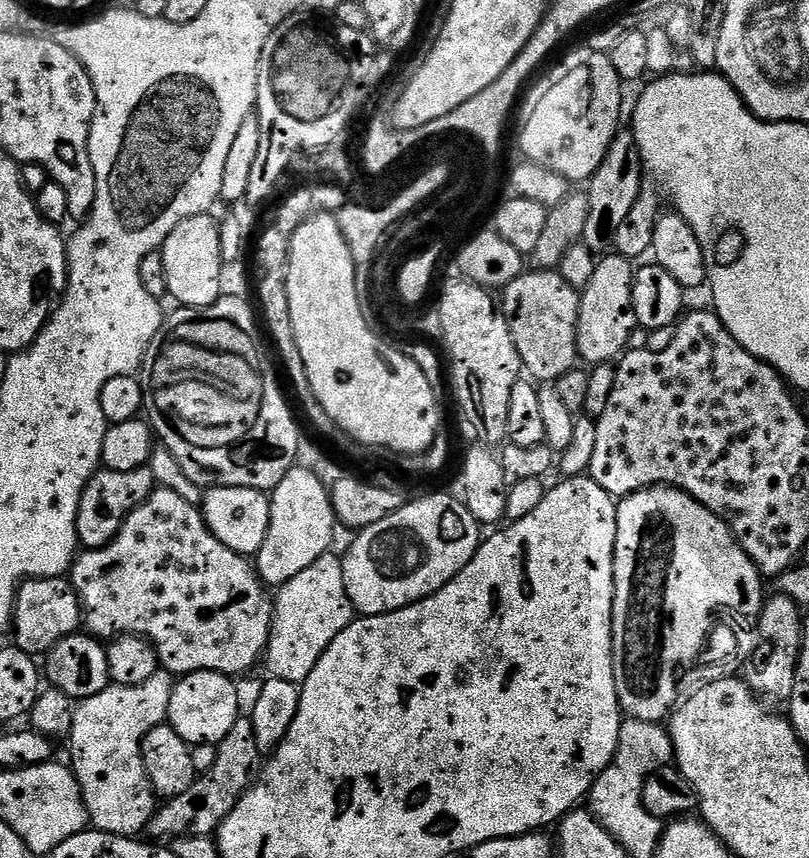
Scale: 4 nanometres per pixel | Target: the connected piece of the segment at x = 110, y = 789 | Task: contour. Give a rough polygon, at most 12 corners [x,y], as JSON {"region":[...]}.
{"region":[[171,672],[79,701],[70,767],[91,827],[141,835],[158,797],[142,742]]}

